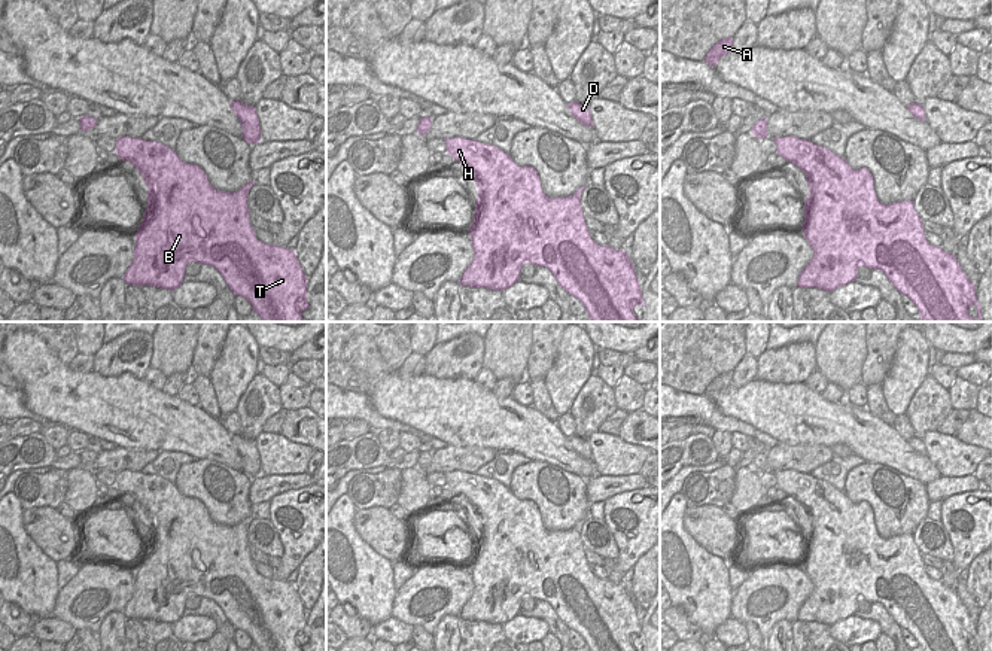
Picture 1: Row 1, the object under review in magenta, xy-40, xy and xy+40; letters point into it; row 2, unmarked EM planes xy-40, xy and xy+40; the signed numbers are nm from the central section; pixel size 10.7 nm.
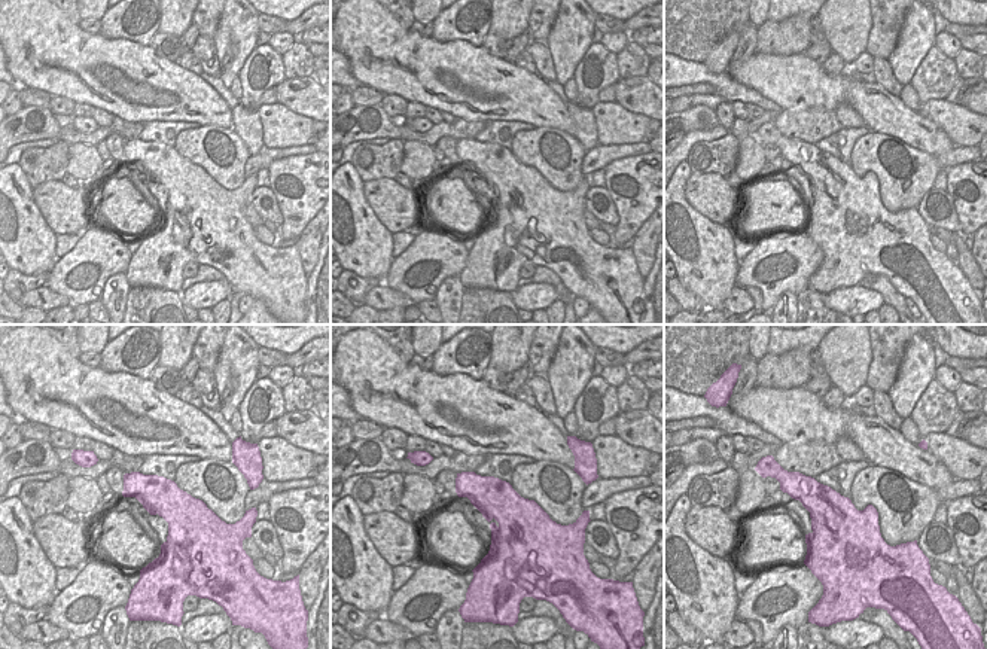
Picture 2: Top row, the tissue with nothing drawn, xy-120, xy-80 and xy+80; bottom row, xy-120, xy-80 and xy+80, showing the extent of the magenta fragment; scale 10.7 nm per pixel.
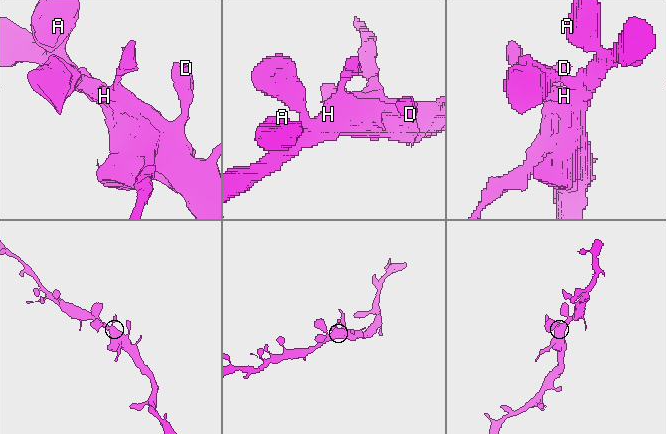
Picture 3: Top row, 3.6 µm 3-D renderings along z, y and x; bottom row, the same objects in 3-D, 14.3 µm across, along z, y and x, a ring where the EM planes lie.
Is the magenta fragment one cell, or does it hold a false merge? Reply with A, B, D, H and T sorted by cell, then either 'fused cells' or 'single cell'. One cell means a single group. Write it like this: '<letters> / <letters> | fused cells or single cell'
A B D H T | single cell

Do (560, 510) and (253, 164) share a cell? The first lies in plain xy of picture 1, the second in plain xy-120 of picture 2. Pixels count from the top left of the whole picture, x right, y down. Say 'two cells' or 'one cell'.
two cells

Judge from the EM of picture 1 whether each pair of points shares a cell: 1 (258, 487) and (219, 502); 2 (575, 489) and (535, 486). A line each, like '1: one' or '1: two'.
1: two
2: one

